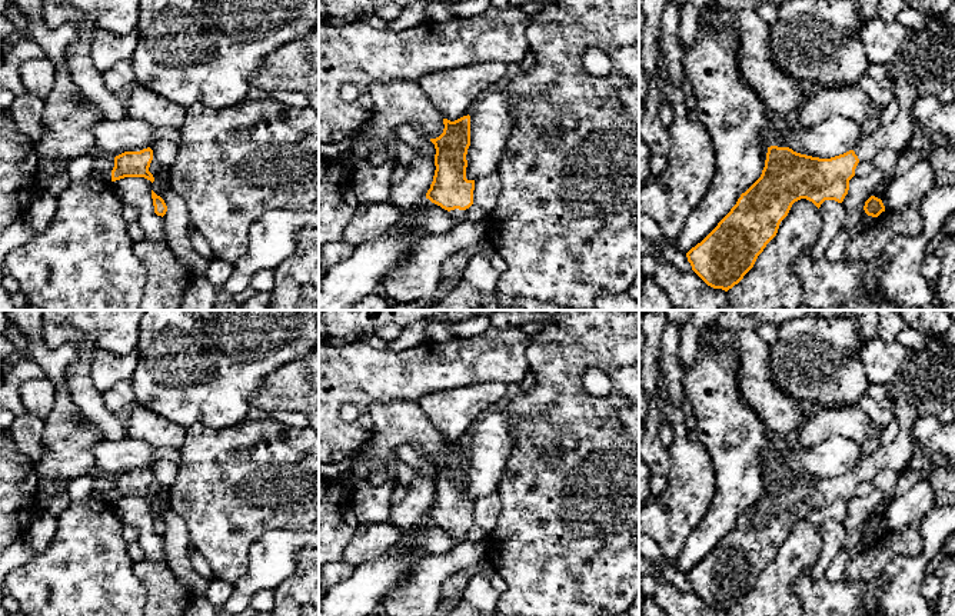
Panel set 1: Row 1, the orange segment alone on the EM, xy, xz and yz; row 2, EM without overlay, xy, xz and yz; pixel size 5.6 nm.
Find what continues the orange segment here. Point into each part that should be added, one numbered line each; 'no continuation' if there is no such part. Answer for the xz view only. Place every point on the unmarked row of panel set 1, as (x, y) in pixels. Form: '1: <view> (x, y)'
1: xz (458, 536)

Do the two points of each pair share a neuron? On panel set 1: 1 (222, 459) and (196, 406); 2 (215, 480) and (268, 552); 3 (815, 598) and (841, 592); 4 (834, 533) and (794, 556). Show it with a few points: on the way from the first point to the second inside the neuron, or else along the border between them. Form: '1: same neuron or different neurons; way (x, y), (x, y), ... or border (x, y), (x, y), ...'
1: different neurons; border (238, 422), (222, 428), (192, 423), (186, 429)
2: different neurons; border (290, 530), (268, 529), (252, 545), (245, 570)
3: same neuron; way (821, 598), (835, 598)
4: different neurons; border (819, 529), (822, 549), (814, 566)

